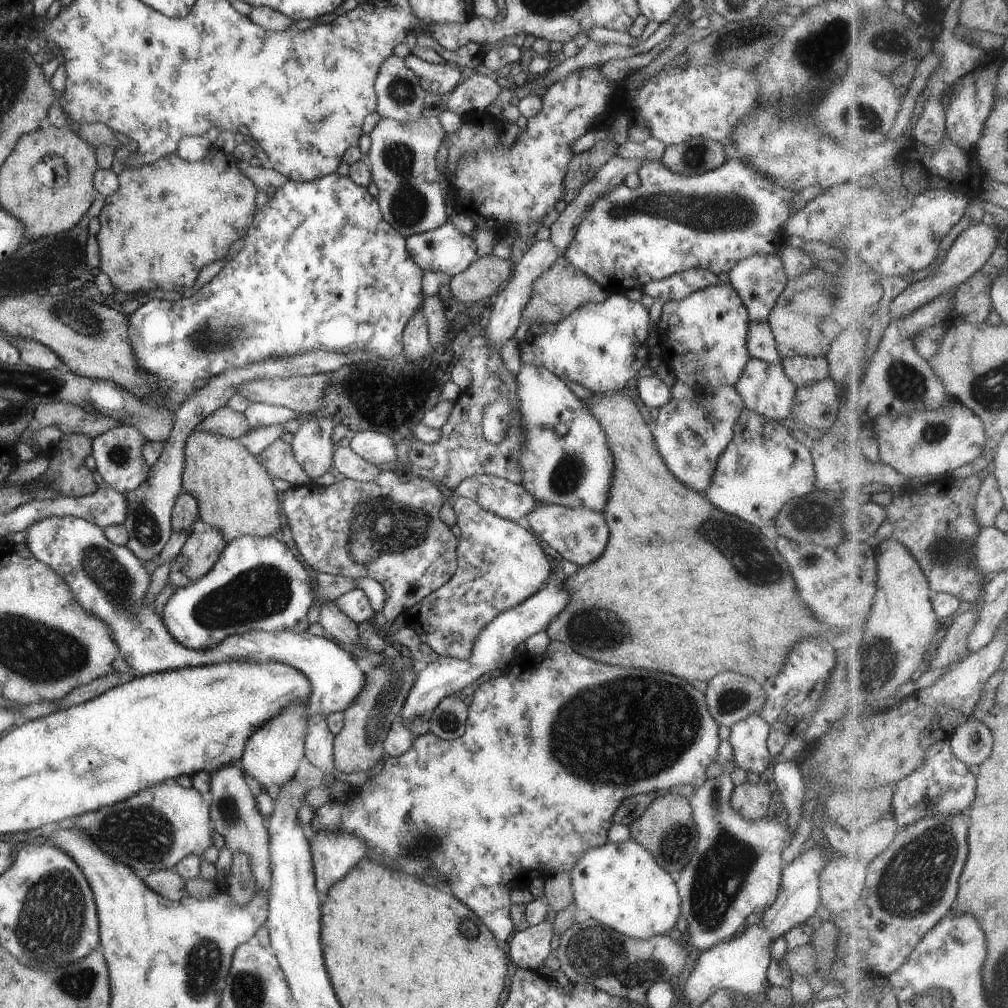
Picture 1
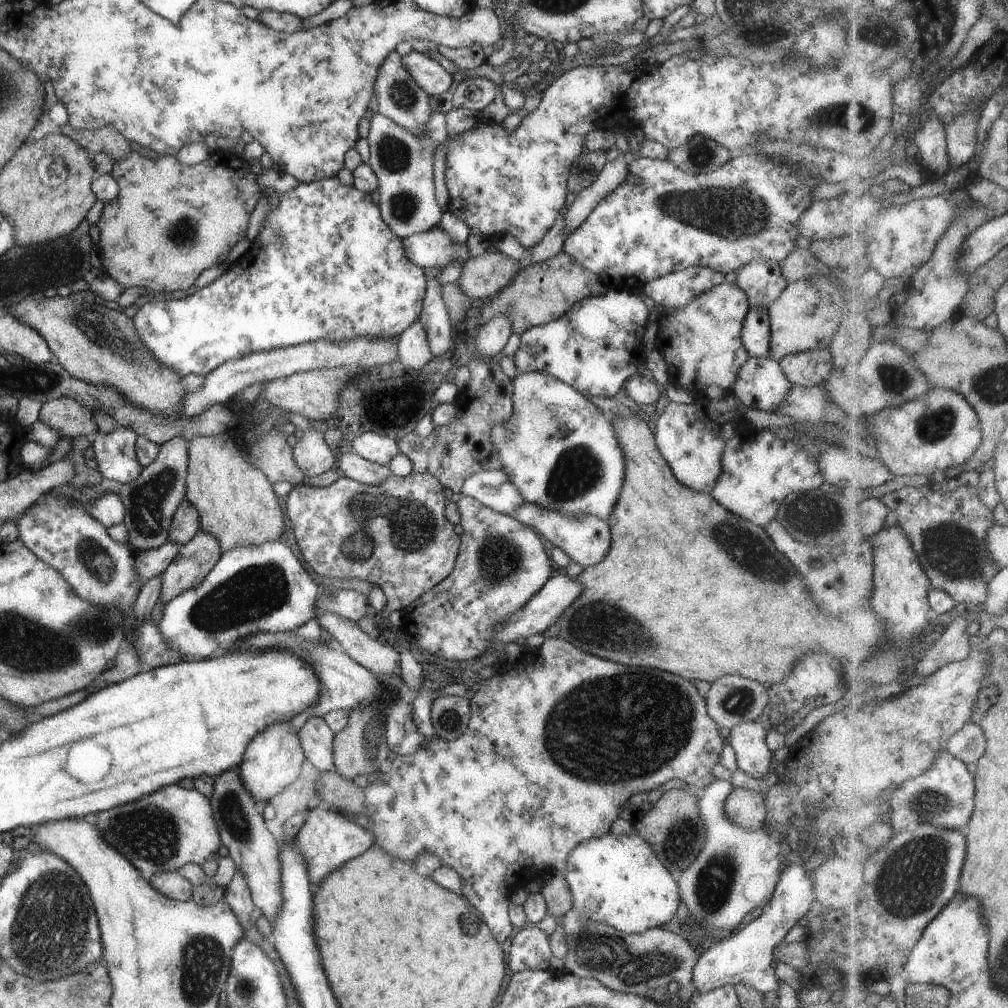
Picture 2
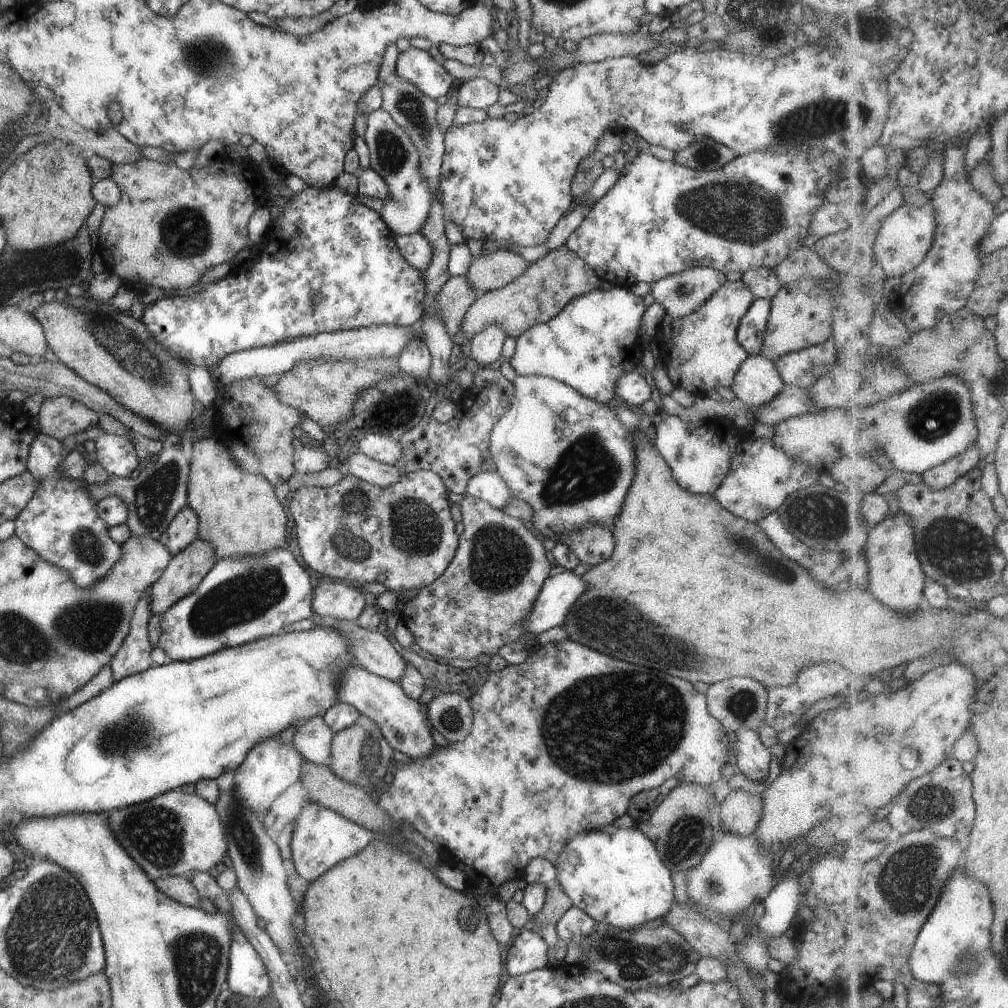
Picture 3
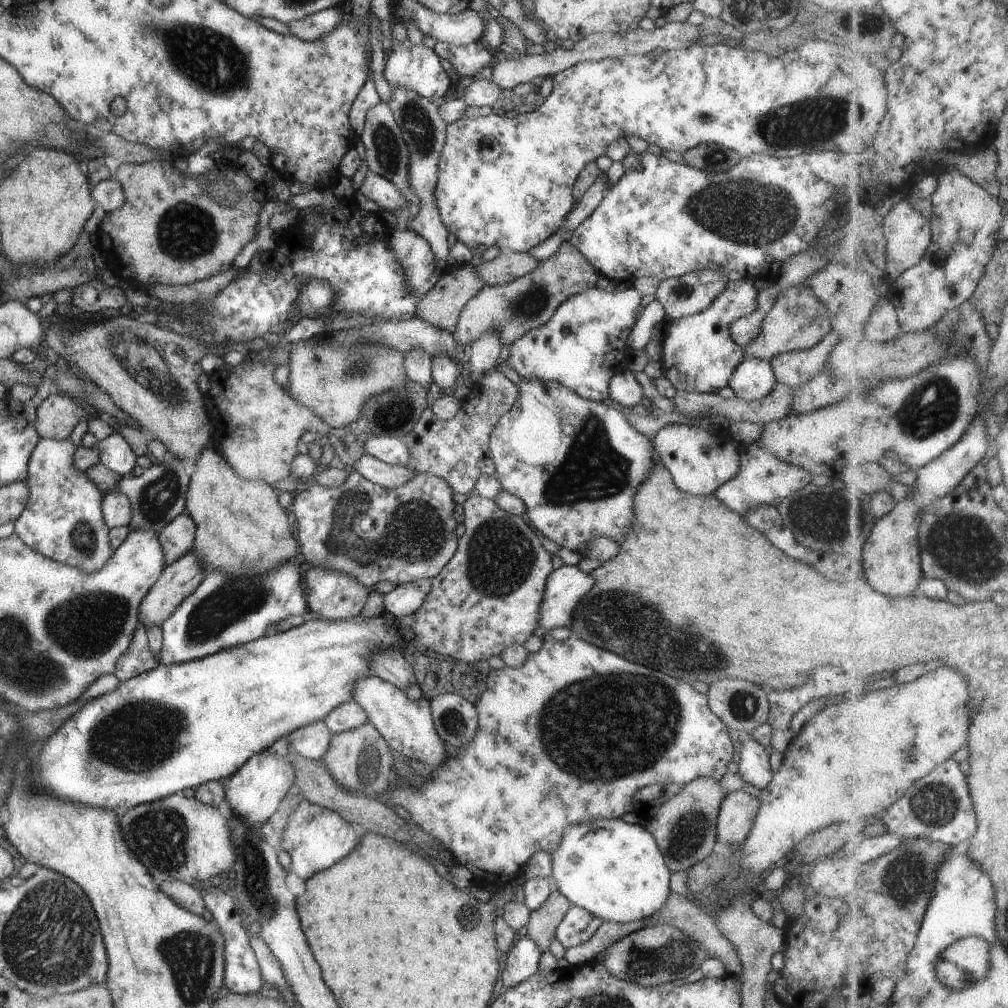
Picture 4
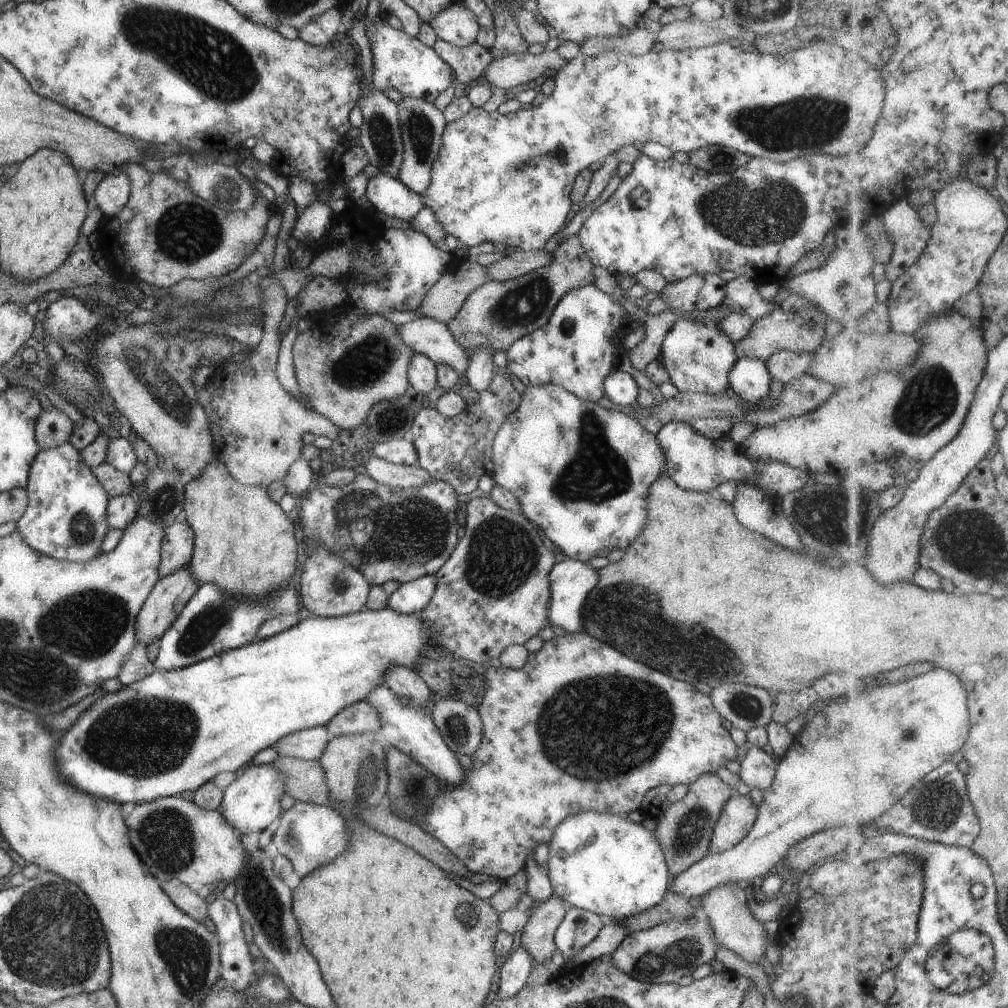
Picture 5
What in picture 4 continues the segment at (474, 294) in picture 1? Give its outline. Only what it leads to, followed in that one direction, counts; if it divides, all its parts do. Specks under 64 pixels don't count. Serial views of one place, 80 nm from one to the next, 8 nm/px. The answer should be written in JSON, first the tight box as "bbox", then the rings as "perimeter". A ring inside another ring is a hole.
{"bbox":[474,250,539,285],"perimeter":[[[500,250],[493,259],[474,267],[476,273],[484,280],[484,285],[502,285],[527,274],[537,268],[539,263],[529,253]]]}

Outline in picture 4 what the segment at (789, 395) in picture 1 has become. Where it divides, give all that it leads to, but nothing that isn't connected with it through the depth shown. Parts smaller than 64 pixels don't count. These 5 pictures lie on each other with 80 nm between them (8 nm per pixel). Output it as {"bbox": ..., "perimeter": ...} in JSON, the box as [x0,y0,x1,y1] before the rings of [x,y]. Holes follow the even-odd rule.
{"bbox":[728,357,775,401],"perimeter":[[[744,357],[728,380],[728,386],[734,395],[746,401],[761,400],[775,383],[770,362],[755,357]]]}

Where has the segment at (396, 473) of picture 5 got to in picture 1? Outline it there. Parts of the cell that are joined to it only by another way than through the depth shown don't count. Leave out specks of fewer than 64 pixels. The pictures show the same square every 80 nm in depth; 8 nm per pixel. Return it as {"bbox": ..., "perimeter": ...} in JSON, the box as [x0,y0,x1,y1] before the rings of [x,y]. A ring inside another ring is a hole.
{"bbox":[331,446,381,481],"perimeter":[[[335,446],[331,470],[340,478],[355,479],[356,481],[370,481],[381,472],[377,465],[363,460],[348,446]]]}

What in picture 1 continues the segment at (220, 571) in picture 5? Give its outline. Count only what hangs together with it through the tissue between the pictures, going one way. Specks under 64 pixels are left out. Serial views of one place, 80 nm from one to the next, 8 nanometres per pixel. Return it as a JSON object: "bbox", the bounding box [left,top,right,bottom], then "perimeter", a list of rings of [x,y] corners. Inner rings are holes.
{"bbox":[182,429,282,543],"perimeter":[[[195,429],[186,438],[182,490],[195,499],[200,526],[218,530],[225,543],[243,535],[278,535],[282,517],[271,480],[264,466],[237,439]]]}

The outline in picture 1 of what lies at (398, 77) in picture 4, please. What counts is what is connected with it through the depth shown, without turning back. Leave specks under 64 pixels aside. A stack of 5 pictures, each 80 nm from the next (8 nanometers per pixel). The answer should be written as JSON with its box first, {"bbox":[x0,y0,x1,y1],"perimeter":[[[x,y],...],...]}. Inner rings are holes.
{"bbox":[402,53,460,97],"perimeter":[[[411,53],[402,59],[405,66],[417,76],[420,87],[426,92],[427,97],[451,92],[452,88],[459,82],[460,69],[452,64],[429,63]]]}

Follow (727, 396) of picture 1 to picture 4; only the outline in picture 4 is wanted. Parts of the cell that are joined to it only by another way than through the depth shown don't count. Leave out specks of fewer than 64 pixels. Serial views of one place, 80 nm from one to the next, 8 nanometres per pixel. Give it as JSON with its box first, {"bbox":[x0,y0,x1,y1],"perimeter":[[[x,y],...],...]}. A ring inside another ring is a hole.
{"bbox":[650,423,740,495],"perimeter":[[[666,423],[650,441],[655,450],[656,459],[667,469],[673,484],[679,490],[692,495],[713,493],[720,484],[733,478],[739,470],[740,445],[730,443],[729,436],[724,432],[723,436],[717,436],[717,433],[712,435],[701,428]]]}

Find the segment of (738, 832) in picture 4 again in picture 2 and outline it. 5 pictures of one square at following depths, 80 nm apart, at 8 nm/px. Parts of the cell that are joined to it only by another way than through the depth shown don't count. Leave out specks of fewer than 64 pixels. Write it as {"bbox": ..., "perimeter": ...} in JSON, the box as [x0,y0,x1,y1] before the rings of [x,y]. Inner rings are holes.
{"bbox":[723,788,766,830],"perimeter":[[[734,788],[723,801],[724,816],[745,830],[763,827],[766,808],[762,792]]]}

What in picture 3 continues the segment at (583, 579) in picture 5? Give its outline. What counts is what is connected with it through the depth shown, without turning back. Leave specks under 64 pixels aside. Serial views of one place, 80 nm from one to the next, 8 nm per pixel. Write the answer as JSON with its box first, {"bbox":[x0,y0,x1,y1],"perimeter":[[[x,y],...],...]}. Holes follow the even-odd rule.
{"bbox":[522,569,587,635],"perimeter":[[[571,569],[548,576],[532,604],[531,612],[522,621],[525,632],[537,635],[553,626],[561,626],[568,610],[587,587],[583,577]]]}

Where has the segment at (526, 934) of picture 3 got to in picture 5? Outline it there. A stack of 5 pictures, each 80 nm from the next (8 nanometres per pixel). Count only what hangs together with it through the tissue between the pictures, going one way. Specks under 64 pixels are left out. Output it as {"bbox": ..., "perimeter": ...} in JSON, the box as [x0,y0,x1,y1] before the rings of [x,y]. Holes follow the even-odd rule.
{"bbox":[497,944,535,999],"perimeter":[[[516,944],[499,970],[497,998],[508,999],[523,988],[533,966],[535,964],[527,951],[520,944]]]}

